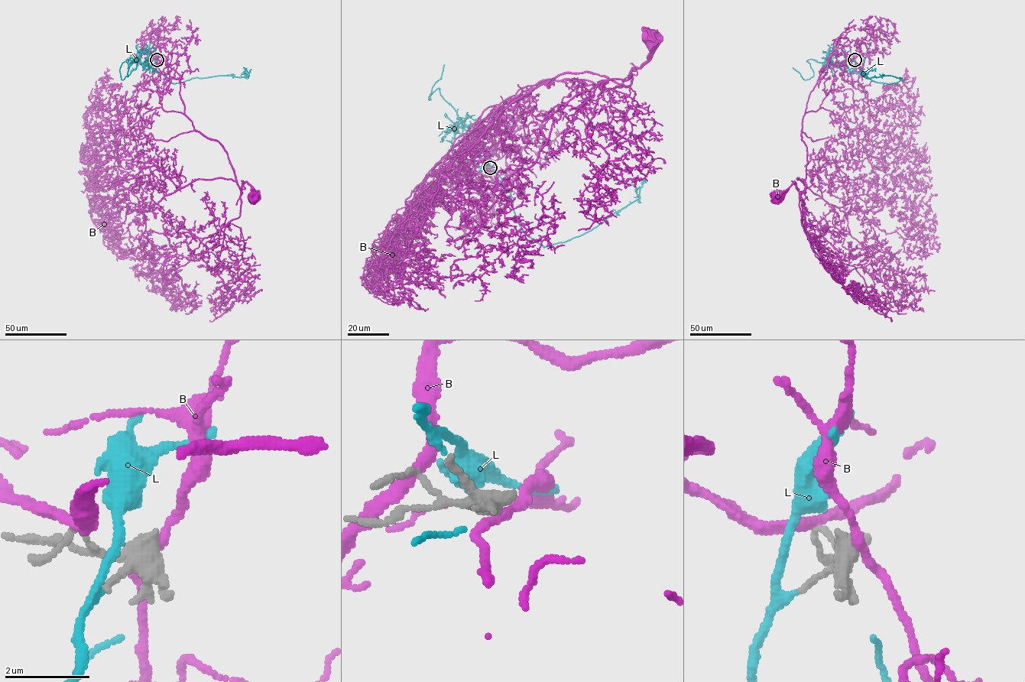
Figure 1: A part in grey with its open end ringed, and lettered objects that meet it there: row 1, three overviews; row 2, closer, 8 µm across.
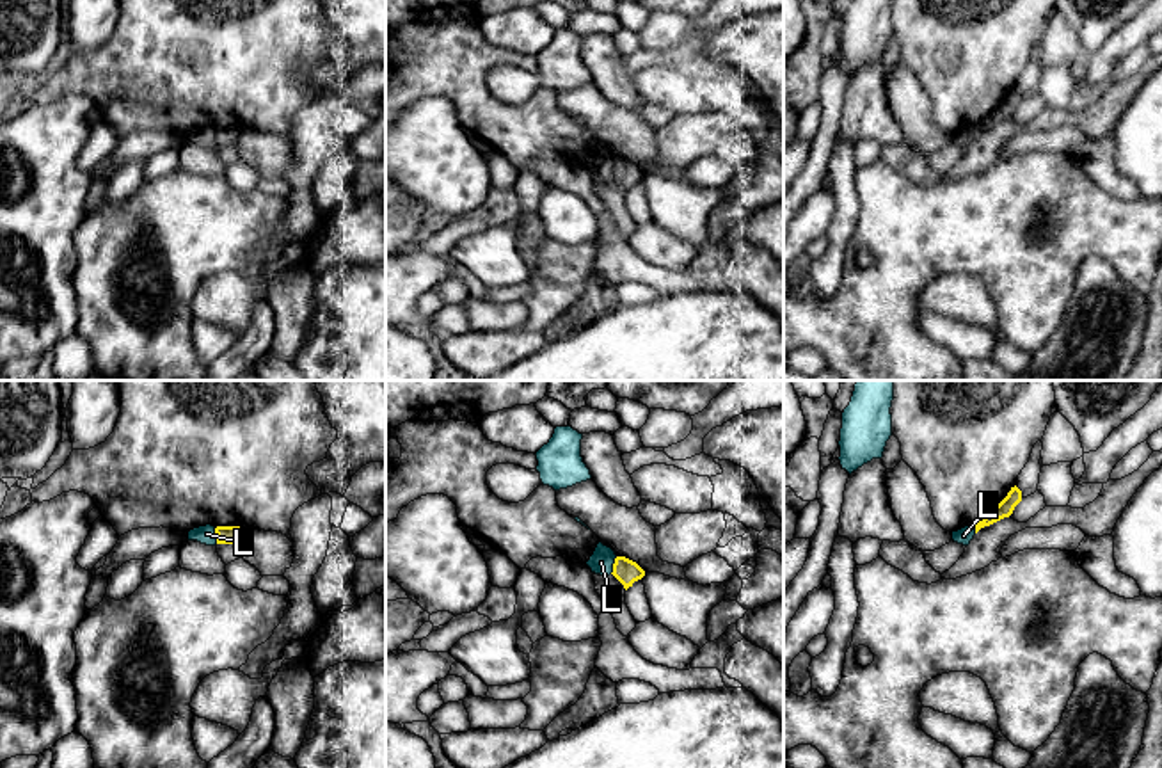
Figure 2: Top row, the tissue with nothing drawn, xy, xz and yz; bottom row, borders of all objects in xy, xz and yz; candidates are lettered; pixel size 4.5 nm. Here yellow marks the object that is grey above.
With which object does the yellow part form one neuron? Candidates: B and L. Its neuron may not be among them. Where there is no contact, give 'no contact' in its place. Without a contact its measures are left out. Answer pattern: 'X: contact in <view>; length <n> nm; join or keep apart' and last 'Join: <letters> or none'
B: no contact; keep apart
L: contact in xz; length 90 nm; keep apart
Join: none

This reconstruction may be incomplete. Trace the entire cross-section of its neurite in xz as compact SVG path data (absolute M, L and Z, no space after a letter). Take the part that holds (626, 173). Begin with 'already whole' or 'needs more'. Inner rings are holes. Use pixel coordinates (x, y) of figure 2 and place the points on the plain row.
already whole | M617 158L611 174L627 192L634 183L645 178L645 172L633 162L625 158Z

